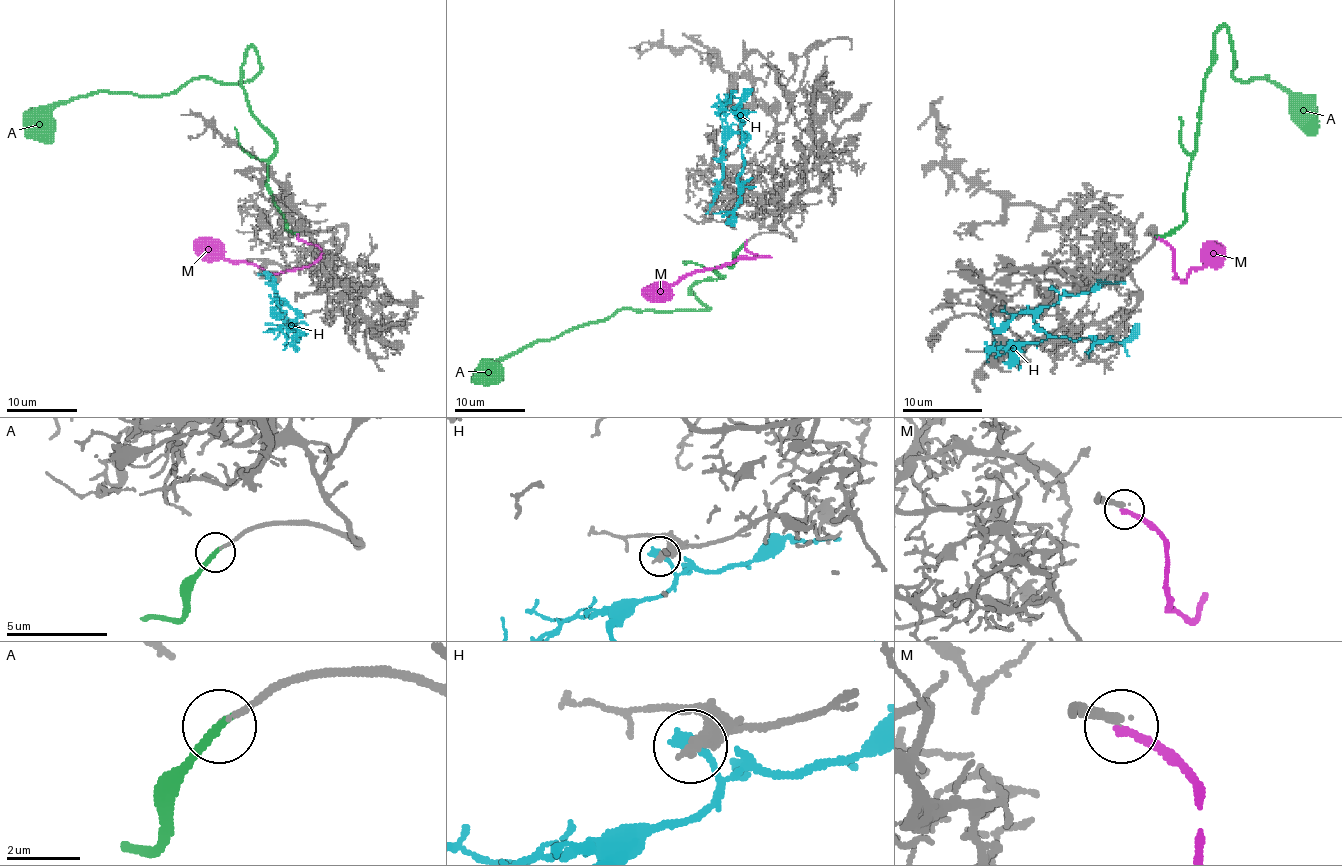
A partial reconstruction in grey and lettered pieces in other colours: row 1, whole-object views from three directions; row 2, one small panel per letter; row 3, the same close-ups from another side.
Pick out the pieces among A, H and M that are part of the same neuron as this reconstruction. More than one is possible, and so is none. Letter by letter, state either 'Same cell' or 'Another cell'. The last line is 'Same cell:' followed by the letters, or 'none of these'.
A: Same cell
H: Another cell
M: Another cell
Same cell: A

